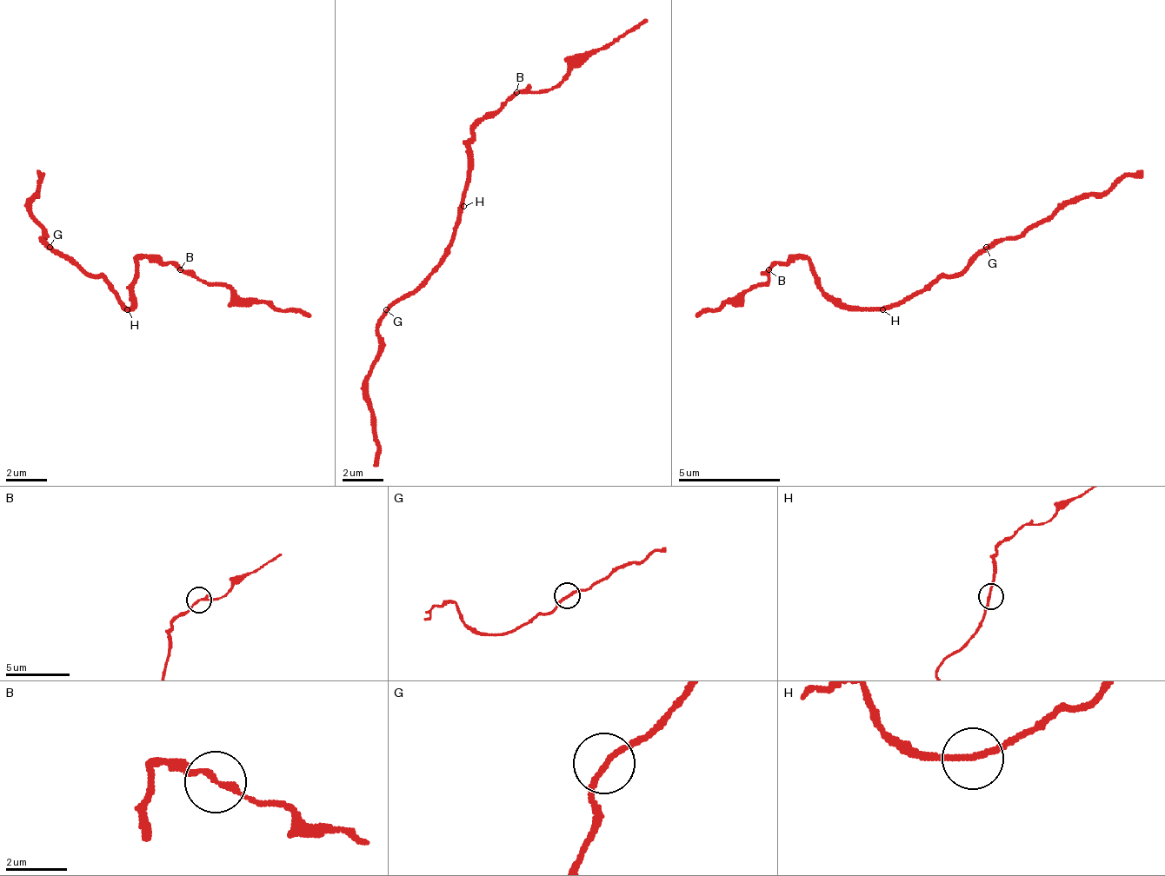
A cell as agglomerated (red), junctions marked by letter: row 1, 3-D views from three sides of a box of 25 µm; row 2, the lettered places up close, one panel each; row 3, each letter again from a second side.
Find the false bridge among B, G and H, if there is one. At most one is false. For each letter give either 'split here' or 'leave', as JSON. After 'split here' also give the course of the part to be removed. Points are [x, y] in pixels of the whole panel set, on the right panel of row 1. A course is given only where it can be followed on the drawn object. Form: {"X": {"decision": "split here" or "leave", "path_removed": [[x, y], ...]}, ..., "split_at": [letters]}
{"B": {"decision": "leave"}, "G": {"decision": "leave"}, "H": {"decision": "leave"}, "split_at": []}

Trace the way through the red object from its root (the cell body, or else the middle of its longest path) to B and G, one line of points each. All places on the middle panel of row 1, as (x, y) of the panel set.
B: (459, 206), (463, 201), (469, 144), (474, 139), (474, 129), (515, 93)
G: (459, 206), (459, 226), (454, 231), (454, 247), (402, 298), (397, 298), (387, 308)

